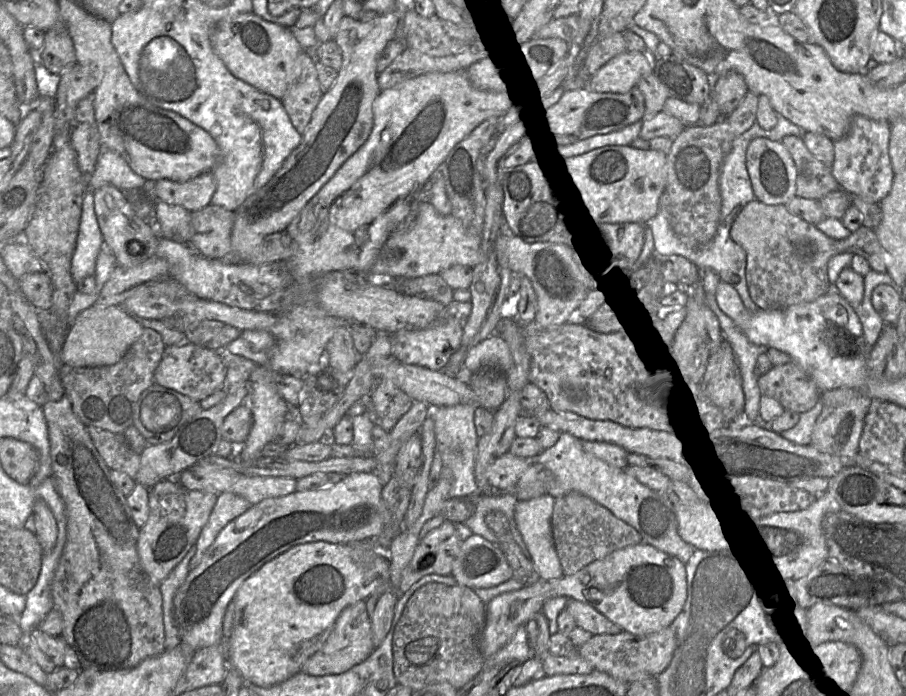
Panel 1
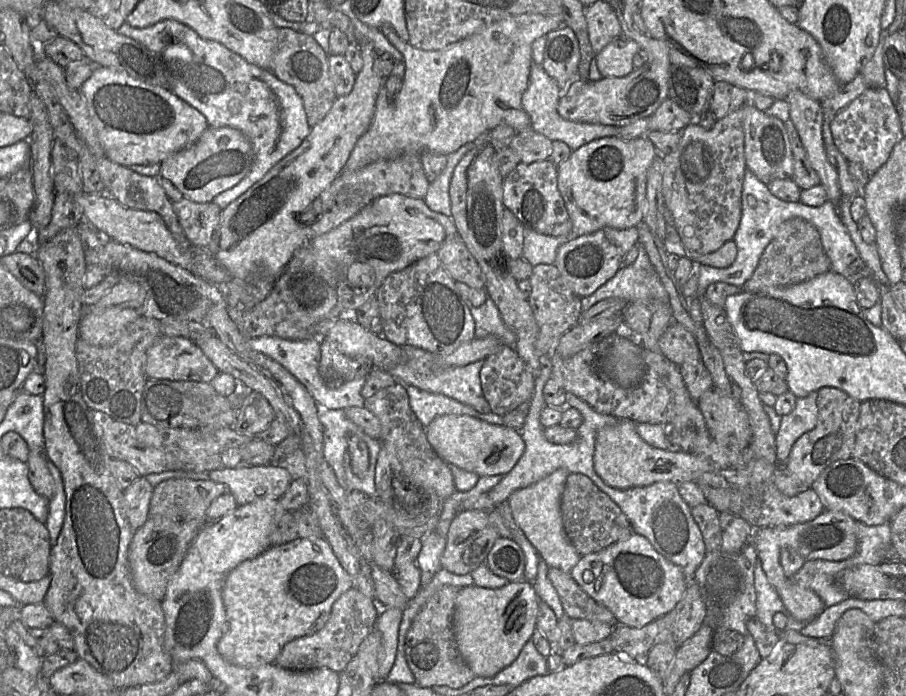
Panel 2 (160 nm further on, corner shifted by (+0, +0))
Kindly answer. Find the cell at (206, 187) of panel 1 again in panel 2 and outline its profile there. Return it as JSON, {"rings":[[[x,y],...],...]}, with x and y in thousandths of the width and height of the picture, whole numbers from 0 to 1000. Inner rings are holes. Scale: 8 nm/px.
{"rings":[[[251,181],[230,182],[214,207],[178,233],[175,251],[185,257],[202,283],[227,292],[264,263],[275,249],[279,231],[278,208],[265,187]]]}

